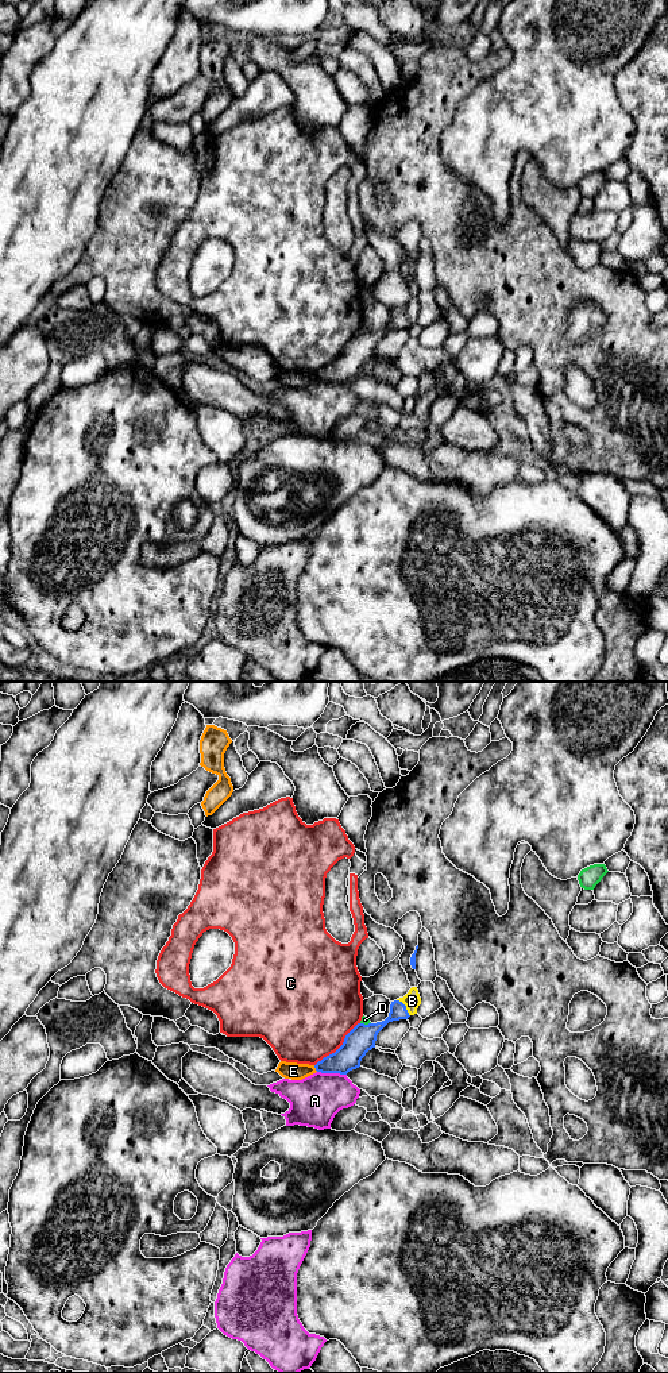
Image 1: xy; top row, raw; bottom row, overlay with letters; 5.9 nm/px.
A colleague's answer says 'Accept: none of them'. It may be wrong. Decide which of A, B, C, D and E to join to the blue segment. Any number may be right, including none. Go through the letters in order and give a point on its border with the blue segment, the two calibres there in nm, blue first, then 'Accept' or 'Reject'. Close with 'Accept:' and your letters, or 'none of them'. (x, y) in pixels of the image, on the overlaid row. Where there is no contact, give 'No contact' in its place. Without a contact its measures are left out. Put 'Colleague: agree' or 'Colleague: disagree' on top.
Colleague: agree
A: Touches blue at xy (332, 1072). Thickness 160 nm (blue) against 300 nm. Reject
B: Touches blue at xy (405, 1007). Thickness 100 nm (blue) against 100 nm. Reject
C: Touches blue at xy (340, 1046). Thickness 160 nm (blue) against 480 nm. Reject
D: Touches blue at xy (366, 1025). Thickness 160 nm (blue) against 50 nm. Reject
E: Touches blue at xy (315, 1067). Thickness 160 nm (blue) against 100 nm. Reject
Accept: none of them

